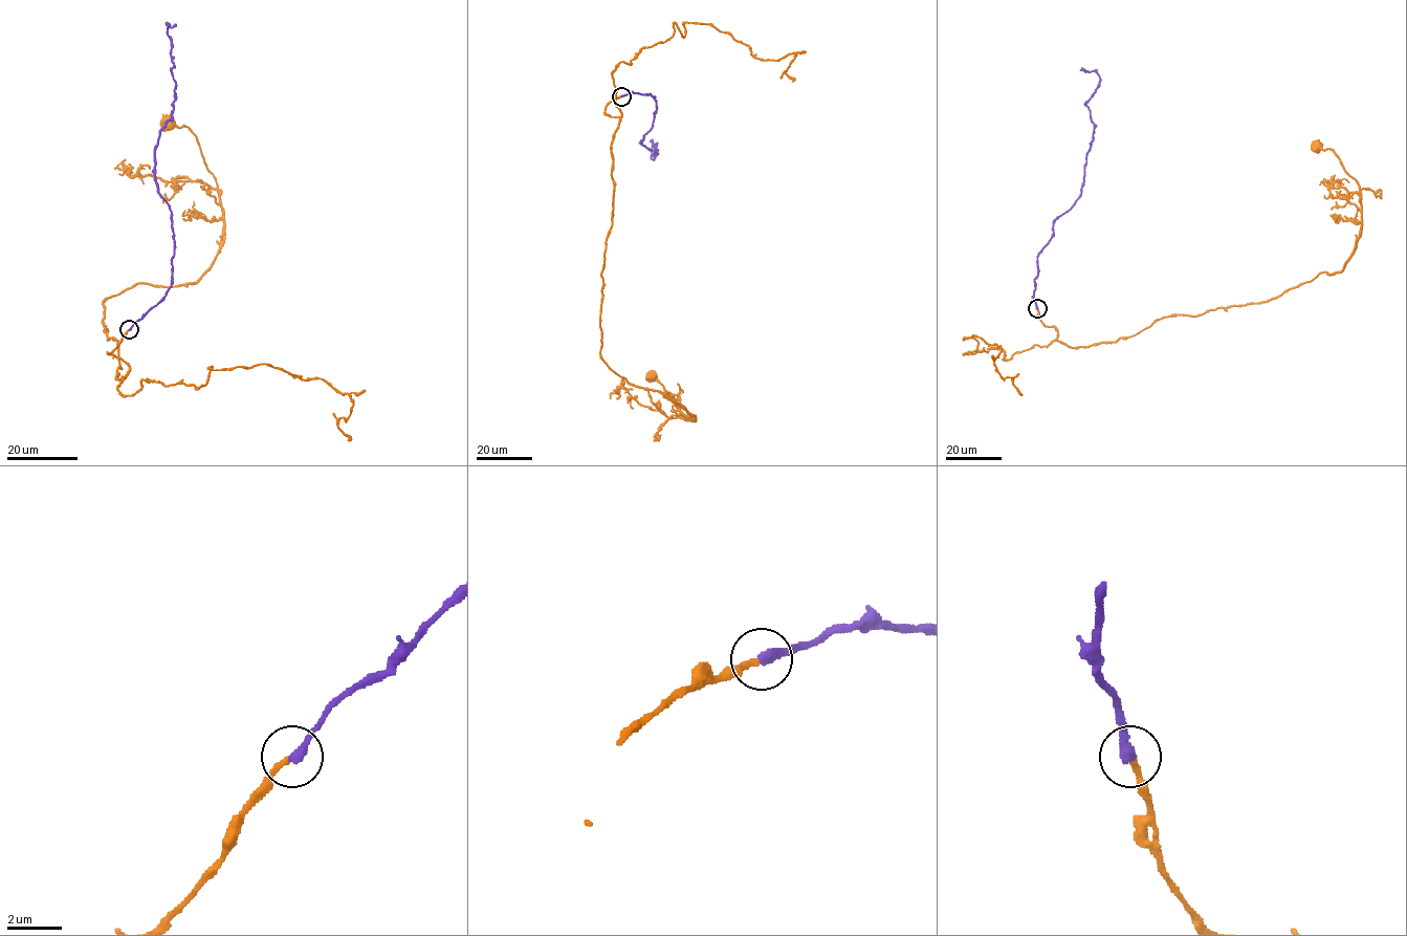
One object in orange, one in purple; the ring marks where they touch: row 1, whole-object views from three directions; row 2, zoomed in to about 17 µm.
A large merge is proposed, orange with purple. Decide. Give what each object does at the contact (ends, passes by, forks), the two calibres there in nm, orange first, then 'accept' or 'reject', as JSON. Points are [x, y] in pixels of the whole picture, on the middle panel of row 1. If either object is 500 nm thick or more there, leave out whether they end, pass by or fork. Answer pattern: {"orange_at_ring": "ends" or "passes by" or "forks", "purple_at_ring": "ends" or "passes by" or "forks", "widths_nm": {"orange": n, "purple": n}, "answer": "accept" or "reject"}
{"orange_at_ring": "ends", "purple_at_ring": "ends", "widths_nm": {"orange": 200, "purple": 380}, "answer": "accept"}

